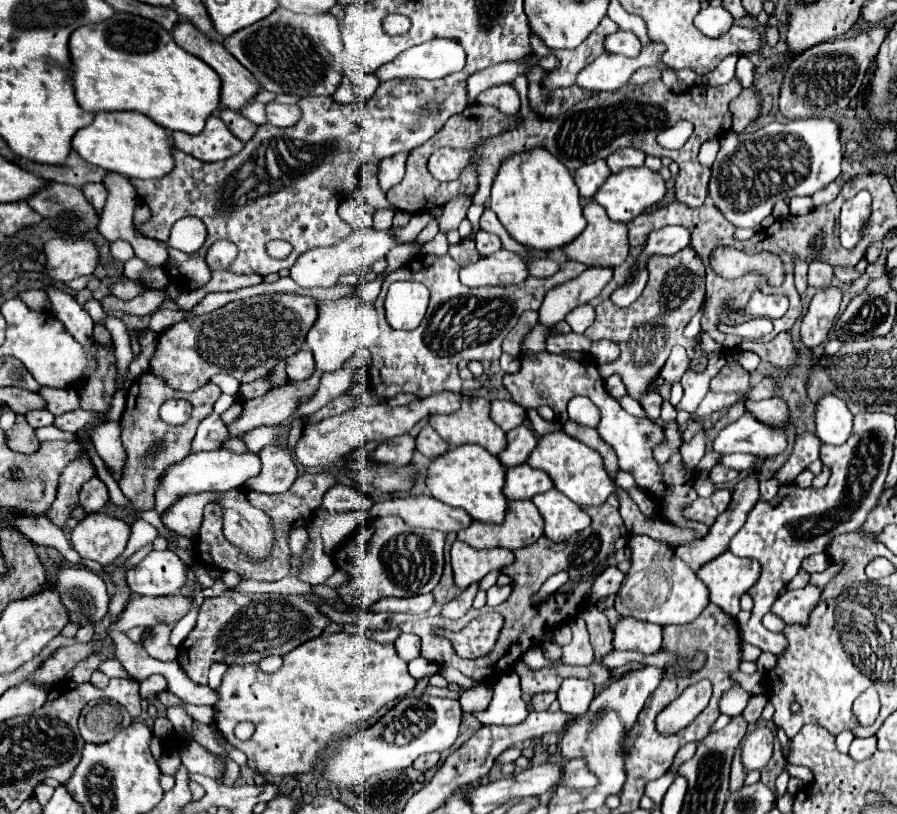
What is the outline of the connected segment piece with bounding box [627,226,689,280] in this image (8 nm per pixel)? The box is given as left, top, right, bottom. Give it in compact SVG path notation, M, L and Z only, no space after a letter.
M671 226L671 230L669 228L653 230L647 238L647 244L643 246L639 256L635 258L627 278L631 280L631 276L635 276L635 272L639 272L639 268L647 268L647 262L649 262L651 256L675 254L681 248L685 248L687 244L689 244L689 230L683 228L683 226Z

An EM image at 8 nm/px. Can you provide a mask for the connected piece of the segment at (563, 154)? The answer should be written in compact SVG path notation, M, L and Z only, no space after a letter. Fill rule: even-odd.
M517 76L511 82L511 86L521 96L521 108L519 108L515 126L511 126L509 130L497 136L491 136L491 140L481 140L473 148L463 148L463 150L441 148L429 158L429 172L437 180L455 180L461 176L463 168L469 168L469 164L475 166L475 170L479 172L479 190L473 198L473 204L487 204L491 180L505 156L535 148L539 144L539 146L545 146L553 156L557 156L569 170L577 170L583 164L595 162L599 156L607 158L613 150L619 150L625 146L639 148L649 156L669 156L673 162L679 164L679 178L675 180L675 198L687 204L689 208L699 208L705 202L707 182L709 182L709 168L705 168L697 160L699 146L705 140L725 136L731 130L733 116L729 114L729 104L743 90L737 78L731 78L731 82L723 86L715 86L715 88L703 86L703 84L691 86L687 92L681 92L681 94L669 92L661 80L651 82L647 86L627 84L615 92L601 92L595 98L579 102L573 108L569 108L565 114L561 114L559 120L549 122L549 120L541 120L537 114L531 112L529 100L527 100L527 78L525 76ZM677 120L693 122L695 130L691 138L679 150L661 148L655 136L659 134L659 130L669 128Z

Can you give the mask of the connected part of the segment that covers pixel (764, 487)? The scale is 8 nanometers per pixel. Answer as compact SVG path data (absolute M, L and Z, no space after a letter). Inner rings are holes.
M774 478L761 481L759 484L760 499L762 501L772 500L779 488L780 484Z

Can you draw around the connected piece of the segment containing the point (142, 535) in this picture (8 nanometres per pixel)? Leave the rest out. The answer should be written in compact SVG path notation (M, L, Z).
M137 520L133 526L131 526L131 538L129 538L129 542L127 542L127 548L125 548L125 552L115 560L115 562L111 562L111 564L107 564L103 570L105 570L105 574L109 576L111 572L113 572L113 568L115 566L119 566L119 564L123 564L129 556L133 556L133 552L135 550L139 550L139 548L143 548L147 542L151 544L159 534L157 534L157 530L151 526L151 524L147 524L145 520Z

